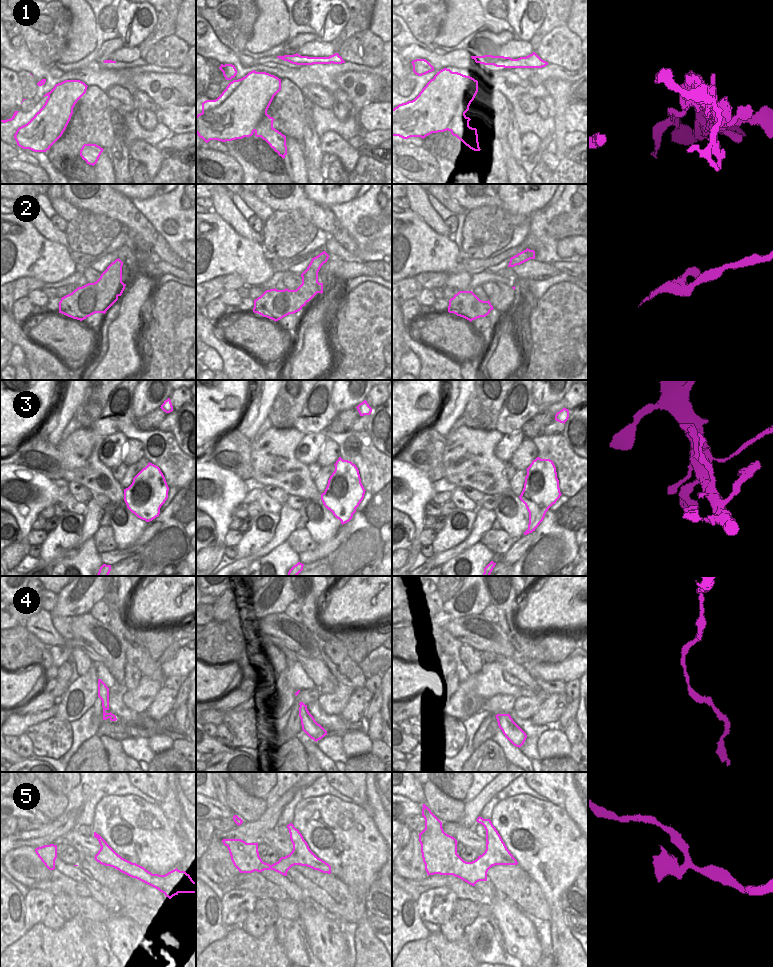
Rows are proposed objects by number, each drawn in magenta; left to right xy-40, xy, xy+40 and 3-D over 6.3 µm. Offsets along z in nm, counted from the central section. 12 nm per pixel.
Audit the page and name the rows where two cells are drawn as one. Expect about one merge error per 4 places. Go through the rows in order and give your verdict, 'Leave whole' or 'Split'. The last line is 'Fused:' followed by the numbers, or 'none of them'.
1: Split
2: Leave whole
3: Leave whole
4: Leave whole
5: Leave whole
Fused: 1

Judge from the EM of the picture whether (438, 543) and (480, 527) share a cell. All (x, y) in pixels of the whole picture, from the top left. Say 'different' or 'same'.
different

